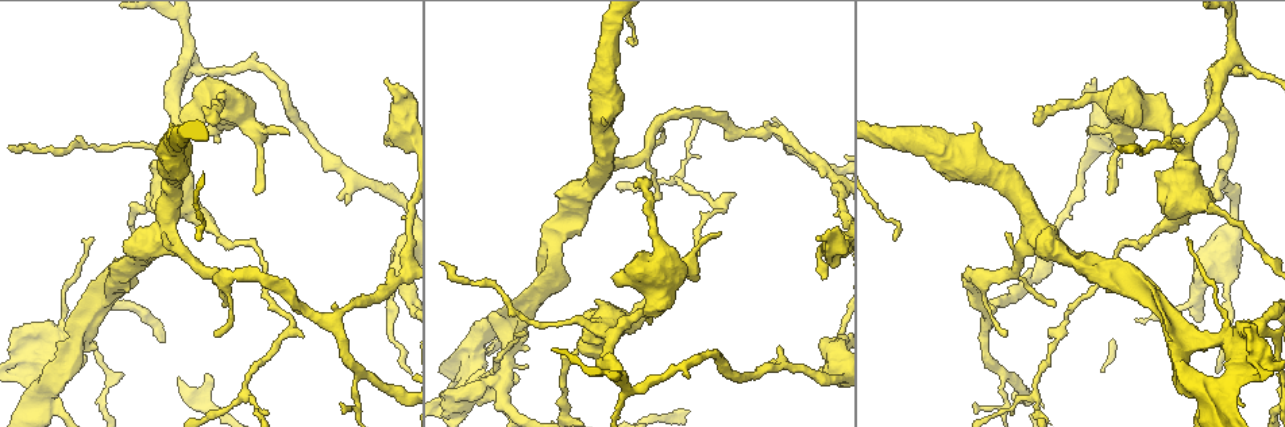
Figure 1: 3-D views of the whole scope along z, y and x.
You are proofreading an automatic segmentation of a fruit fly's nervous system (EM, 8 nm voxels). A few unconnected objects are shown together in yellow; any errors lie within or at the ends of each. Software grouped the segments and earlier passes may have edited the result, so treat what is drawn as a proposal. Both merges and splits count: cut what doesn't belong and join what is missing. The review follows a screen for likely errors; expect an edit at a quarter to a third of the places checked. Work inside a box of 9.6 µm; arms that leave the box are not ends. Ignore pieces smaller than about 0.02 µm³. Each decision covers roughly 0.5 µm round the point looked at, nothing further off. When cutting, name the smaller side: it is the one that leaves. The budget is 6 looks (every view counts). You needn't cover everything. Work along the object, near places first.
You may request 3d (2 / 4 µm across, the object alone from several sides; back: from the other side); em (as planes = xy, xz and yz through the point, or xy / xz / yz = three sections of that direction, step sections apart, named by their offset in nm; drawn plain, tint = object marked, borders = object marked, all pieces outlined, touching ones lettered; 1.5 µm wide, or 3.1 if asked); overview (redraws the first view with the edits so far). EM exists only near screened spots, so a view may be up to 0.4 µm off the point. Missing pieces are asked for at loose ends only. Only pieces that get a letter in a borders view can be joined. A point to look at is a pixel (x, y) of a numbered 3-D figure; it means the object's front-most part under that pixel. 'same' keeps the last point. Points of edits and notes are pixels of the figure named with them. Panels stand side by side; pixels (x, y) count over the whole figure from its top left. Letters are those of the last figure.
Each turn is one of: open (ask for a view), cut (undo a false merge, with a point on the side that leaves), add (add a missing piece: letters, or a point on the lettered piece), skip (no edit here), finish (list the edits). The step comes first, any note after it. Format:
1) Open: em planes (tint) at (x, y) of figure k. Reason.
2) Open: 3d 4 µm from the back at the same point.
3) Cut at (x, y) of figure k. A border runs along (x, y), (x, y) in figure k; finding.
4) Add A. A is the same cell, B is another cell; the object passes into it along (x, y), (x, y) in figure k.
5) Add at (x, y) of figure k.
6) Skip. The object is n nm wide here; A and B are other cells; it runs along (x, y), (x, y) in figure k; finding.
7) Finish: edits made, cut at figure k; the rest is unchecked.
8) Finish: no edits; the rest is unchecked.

Open: em xy step 8 (tint) at (1228, 333) of figure 1. Touches itself.

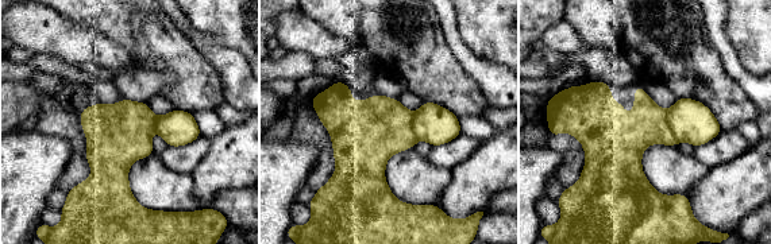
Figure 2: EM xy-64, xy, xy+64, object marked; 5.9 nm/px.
Open: em planes (borders) at the same point. Another direction.

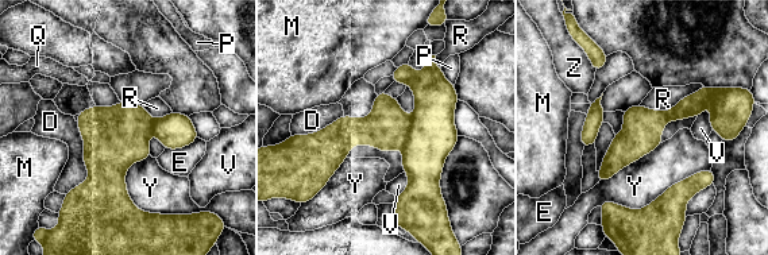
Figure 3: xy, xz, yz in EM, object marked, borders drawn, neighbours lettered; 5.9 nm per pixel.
Cut at (388, 126) of figure 3. D, E, M, P, Q, R, V, Y and Z are other cells; a border runs along (412, 119), (404, 147) in figure 3; two neurons meet here.

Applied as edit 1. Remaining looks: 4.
Open: em planes (borders) at (611, 334) of figure 1. Three-way junction.

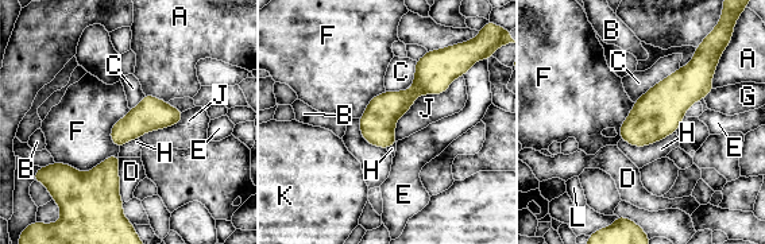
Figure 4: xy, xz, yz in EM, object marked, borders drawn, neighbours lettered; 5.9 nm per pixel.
Skip. A, B, C, D, E, F, G, H, J, K and L are other cells; it runs along (454, 74), (435, 74), (366, 135) in figure 4; one neuron here.

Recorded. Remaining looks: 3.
Open: 3d 2 µm at (201, 110) of figure 1. Free end.

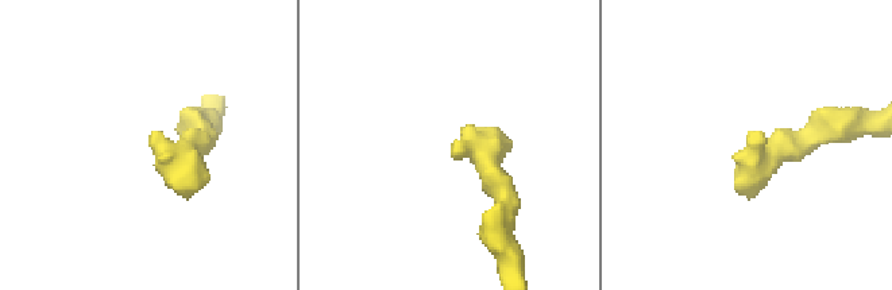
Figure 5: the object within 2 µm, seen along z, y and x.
Open: em planes (plain) at (151, 141) of figure 5. Shape alone is not enough.

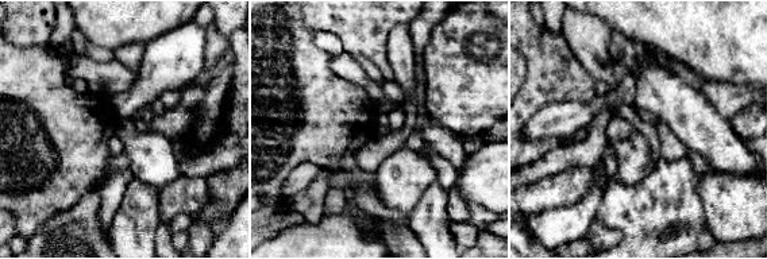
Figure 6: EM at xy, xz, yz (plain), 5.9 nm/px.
Open: em planes (borders) at the same point. What lies round it.

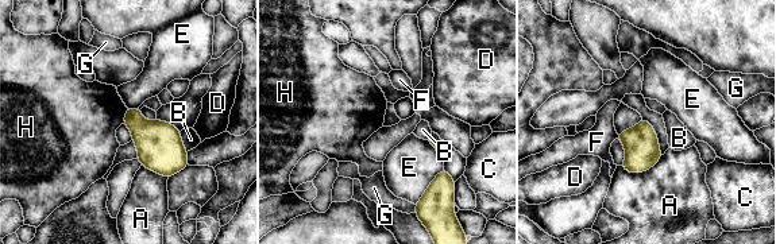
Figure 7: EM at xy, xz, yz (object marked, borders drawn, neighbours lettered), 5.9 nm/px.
Skip. The object is 150 nm wide here; A, B, C, D, E, F, G and H are other cells; a border runs along (127, 108), (122, 123) in figure 7; none of them fits.

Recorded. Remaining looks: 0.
Finish: edits made, cut at figure 3; the rest is unchecked.

